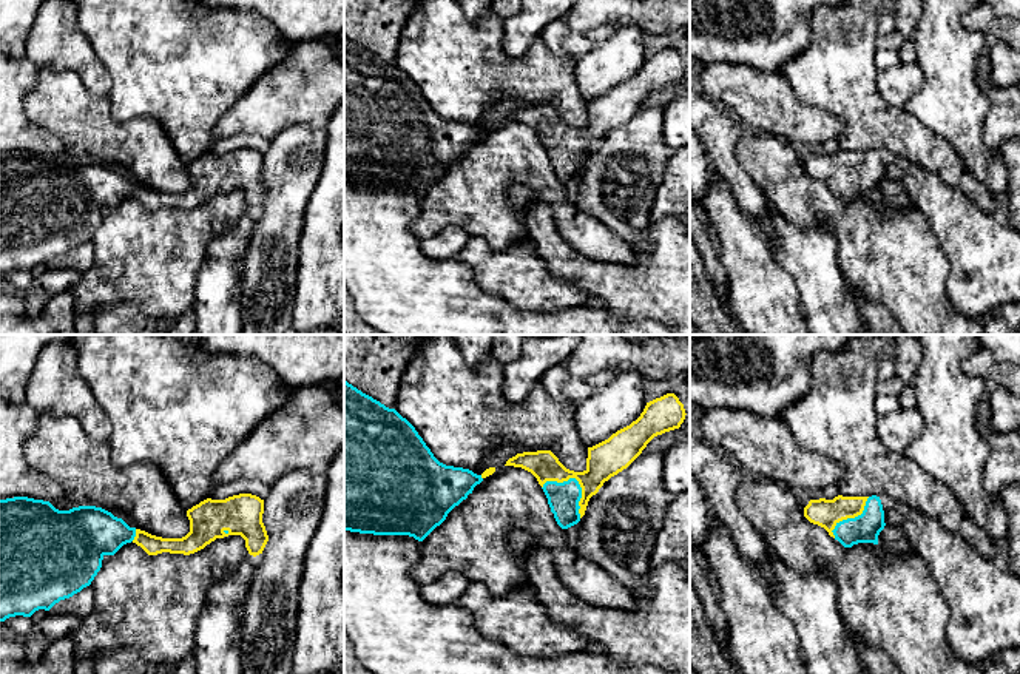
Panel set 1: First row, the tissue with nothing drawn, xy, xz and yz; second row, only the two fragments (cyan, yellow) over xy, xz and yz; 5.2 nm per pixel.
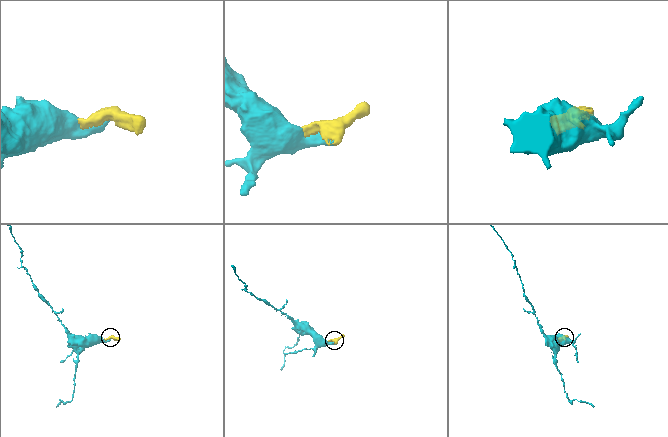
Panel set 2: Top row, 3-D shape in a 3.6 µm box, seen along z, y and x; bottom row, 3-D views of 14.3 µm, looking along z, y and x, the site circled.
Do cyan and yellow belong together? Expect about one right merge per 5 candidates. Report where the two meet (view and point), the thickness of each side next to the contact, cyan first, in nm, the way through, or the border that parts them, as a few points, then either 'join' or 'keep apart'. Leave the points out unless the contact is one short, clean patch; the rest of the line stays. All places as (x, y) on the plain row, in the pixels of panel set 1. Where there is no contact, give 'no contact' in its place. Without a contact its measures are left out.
meets cyan in xz at (577, 136); 160 nm thick on the cyan side, 190 nm on the other; join

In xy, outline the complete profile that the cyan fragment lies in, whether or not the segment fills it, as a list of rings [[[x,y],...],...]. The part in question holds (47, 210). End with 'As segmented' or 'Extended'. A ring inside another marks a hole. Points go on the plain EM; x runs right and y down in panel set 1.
[[[239,148],[225,154],[207,153],[187,165],[190,187],[182,193],[162,193],[145,185],[130,182],[122,173],[96,160],[79,160],[69,165],[59,165],[49,156],[28,151],[0,154],[0,276],[9,271],[31,271],[35,265],[49,265],[60,254],[69,253],[90,241],[102,222],[105,210],[114,210],[123,199],[136,197],[148,210],[162,207],[190,210],[216,193],[241,190],[250,210],[262,208],[269,190],[262,177],[264,154],[252,148]]]. Extended

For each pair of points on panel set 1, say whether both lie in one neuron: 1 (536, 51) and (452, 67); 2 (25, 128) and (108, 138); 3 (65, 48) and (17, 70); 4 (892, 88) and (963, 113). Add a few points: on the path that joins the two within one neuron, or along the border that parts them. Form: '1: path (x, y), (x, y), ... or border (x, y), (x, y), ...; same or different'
1: path (516, 67), (472, 67); same
2: border (25, 105), (25, 113), (50, 130), (64, 150); different
3: border (25, 56), (37, 68); different
4: border (915, 62), (923, 74), (923, 84), (903, 107); different

